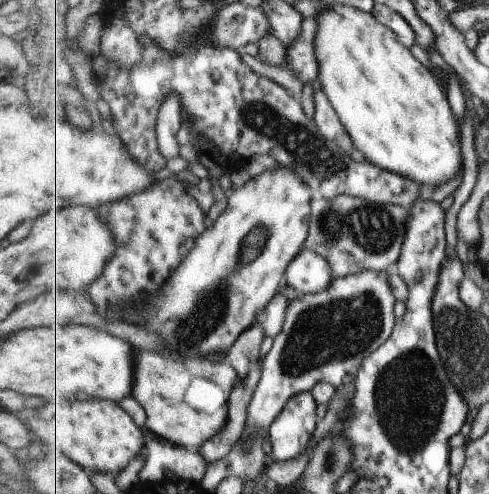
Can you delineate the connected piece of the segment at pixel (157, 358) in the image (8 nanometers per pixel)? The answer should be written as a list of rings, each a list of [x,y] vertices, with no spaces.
[[[136,350],[136,380],[133,382],[133,394],[143,408],[146,408],[146,429],[157,438],[164,439],[168,443],[185,447],[189,450],[200,451],[202,446],[219,434],[228,424],[229,396],[232,390],[240,384],[240,374],[236,367],[228,360],[225,362],[213,362],[201,356],[183,359],[183,362],[171,360],[160,352],[143,352]]]

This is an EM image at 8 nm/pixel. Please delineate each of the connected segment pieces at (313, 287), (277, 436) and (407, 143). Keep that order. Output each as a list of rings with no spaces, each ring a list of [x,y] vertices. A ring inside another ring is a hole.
[[[303,249],[285,270],[285,283],[301,294],[319,294],[331,286],[331,265],[320,254]]]
[[[313,392],[297,394],[270,426],[273,462],[287,462],[305,454],[312,444],[319,418]]]
[[[334,2],[325,6],[319,14],[317,14],[317,24],[319,24],[319,30],[317,30],[317,36],[315,36],[315,56],[319,60],[319,81],[321,83],[321,90],[327,95],[329,102],[335,108],[339,120],[343,123],[343,126],[347,129],[349,136],[353,139],[354,146],[364,154],[365,160],[389,170],[389,172],[395,172],[395,174],[401,174],[405,178],[413,178],[413,182],[417,182],[423,189],[429,186],[435,186],[435,188],[443,188],[447,182],[455,180],[461,173],[461,168],[464,168],[463,162],[463,149],[461,142],[461,126],[459,126],[459,119],[455,116],[451,104],[449,104],[449,98],[447,98],[447,91],[444,86],[441,86],[440,81],[429,69],[427,69],[413,54],[408,46],[405,46],[397,34],[393,32],[388,26],[383,26],[376,15],[372,12],[363,12],[348,6],[346,4],[335,4]]]

